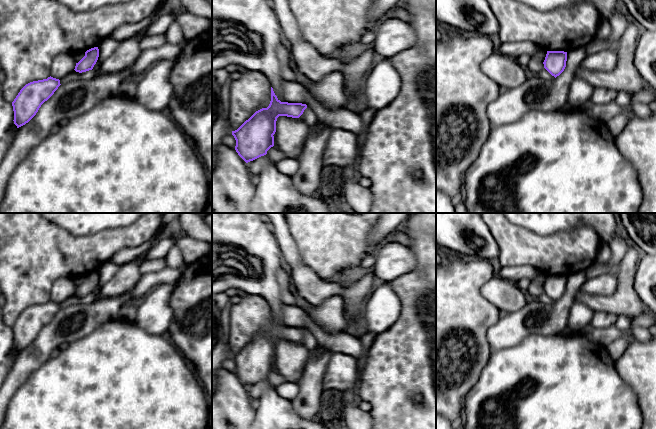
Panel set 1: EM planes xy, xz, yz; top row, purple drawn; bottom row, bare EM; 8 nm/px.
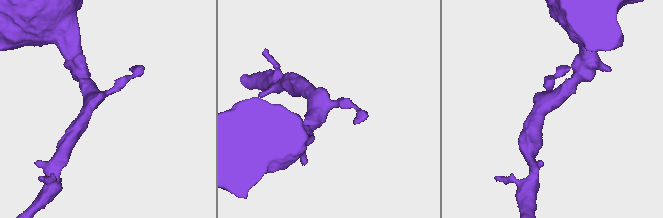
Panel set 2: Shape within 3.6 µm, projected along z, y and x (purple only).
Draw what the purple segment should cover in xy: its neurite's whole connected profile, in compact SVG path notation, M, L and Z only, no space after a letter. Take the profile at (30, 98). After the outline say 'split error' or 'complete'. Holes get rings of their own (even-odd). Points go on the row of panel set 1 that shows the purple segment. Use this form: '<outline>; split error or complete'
M51 76L26 84L12 102L13 121L17 128L28 123L60 85L60 80Z; complete

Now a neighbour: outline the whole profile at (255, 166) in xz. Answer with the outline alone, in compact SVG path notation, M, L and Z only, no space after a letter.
M266 154L253 161L248 162L248 168L251 175L259 175L261 170L268 164L276 164L271 158Z

